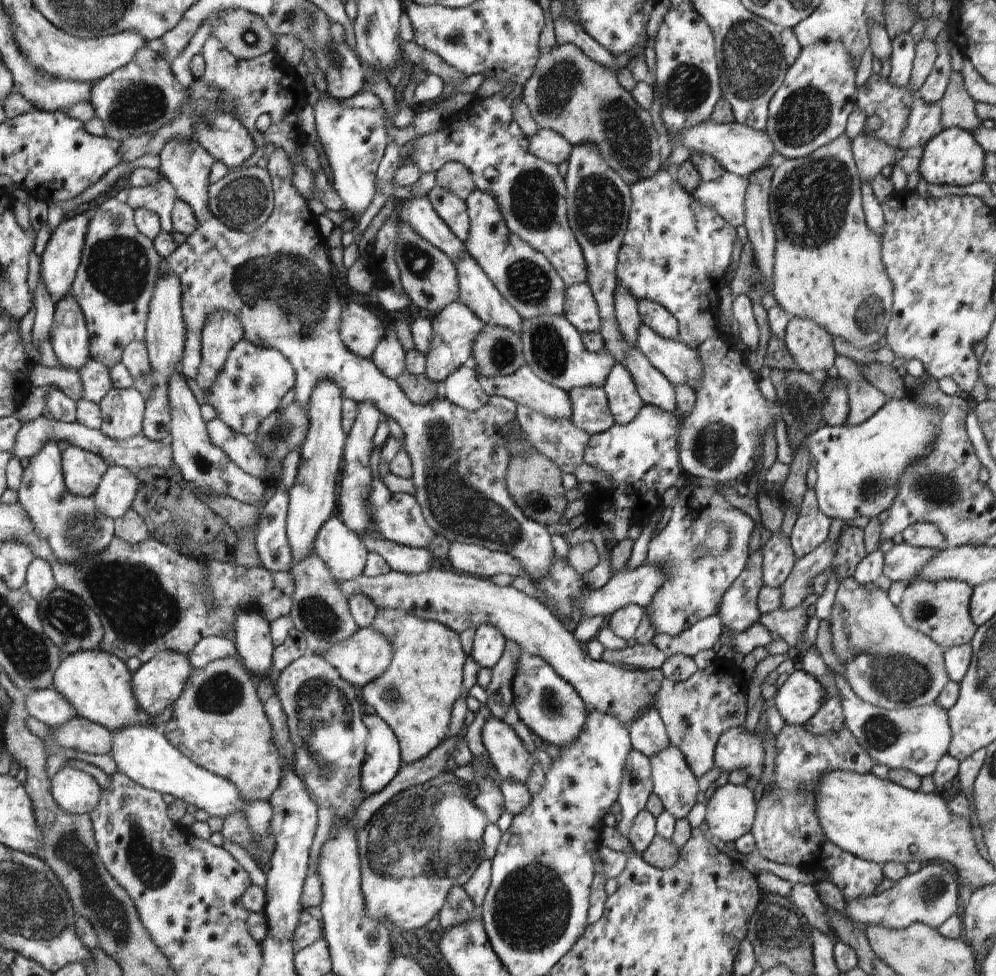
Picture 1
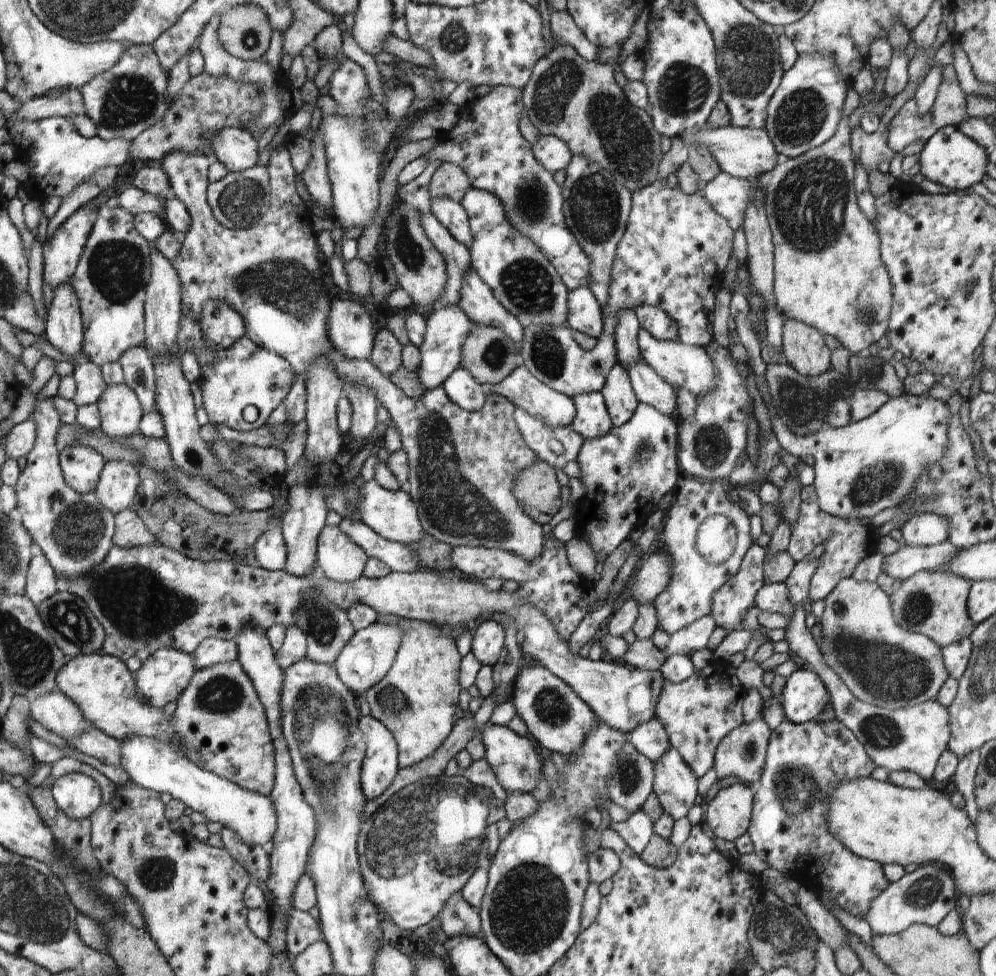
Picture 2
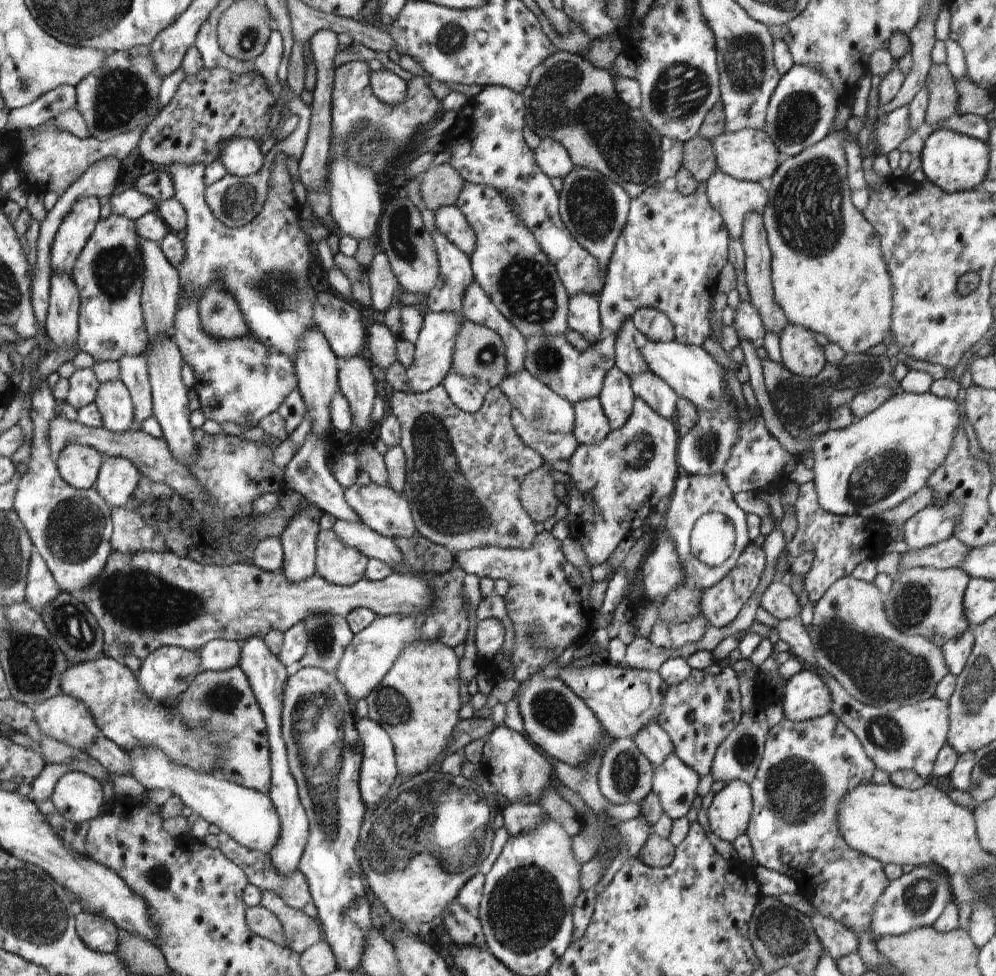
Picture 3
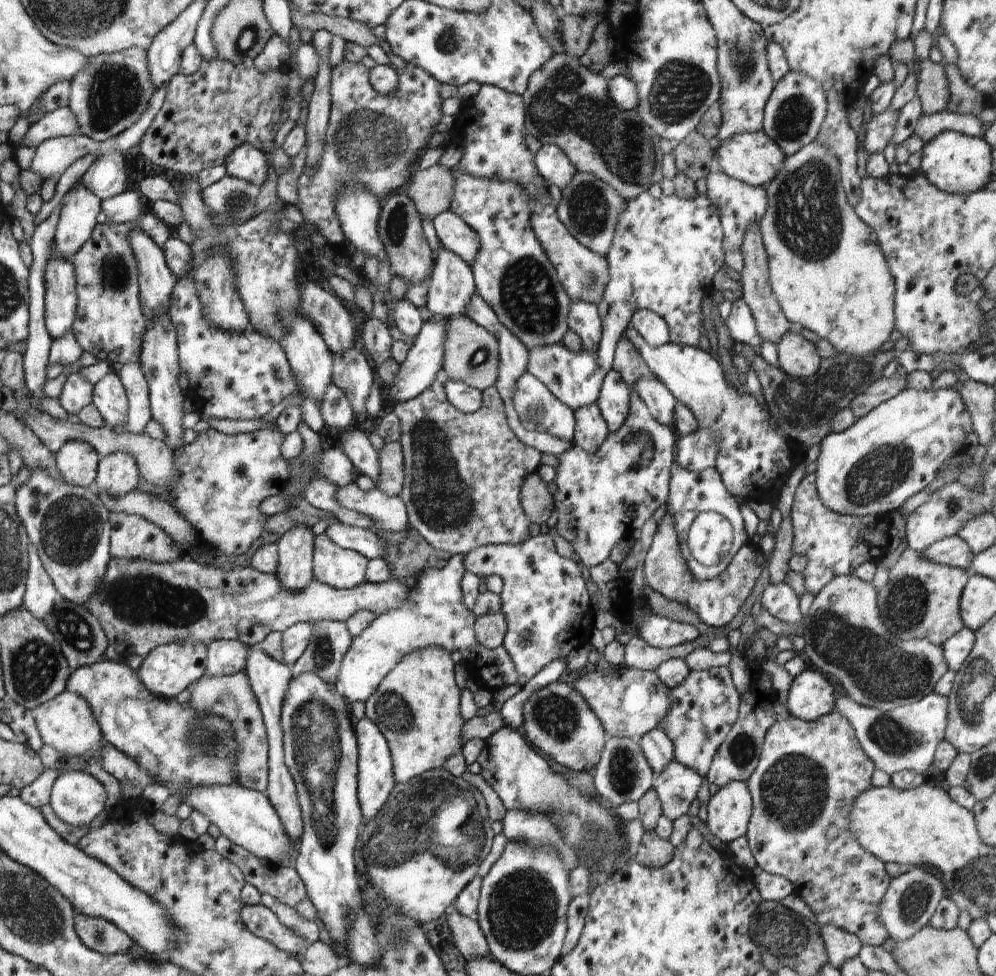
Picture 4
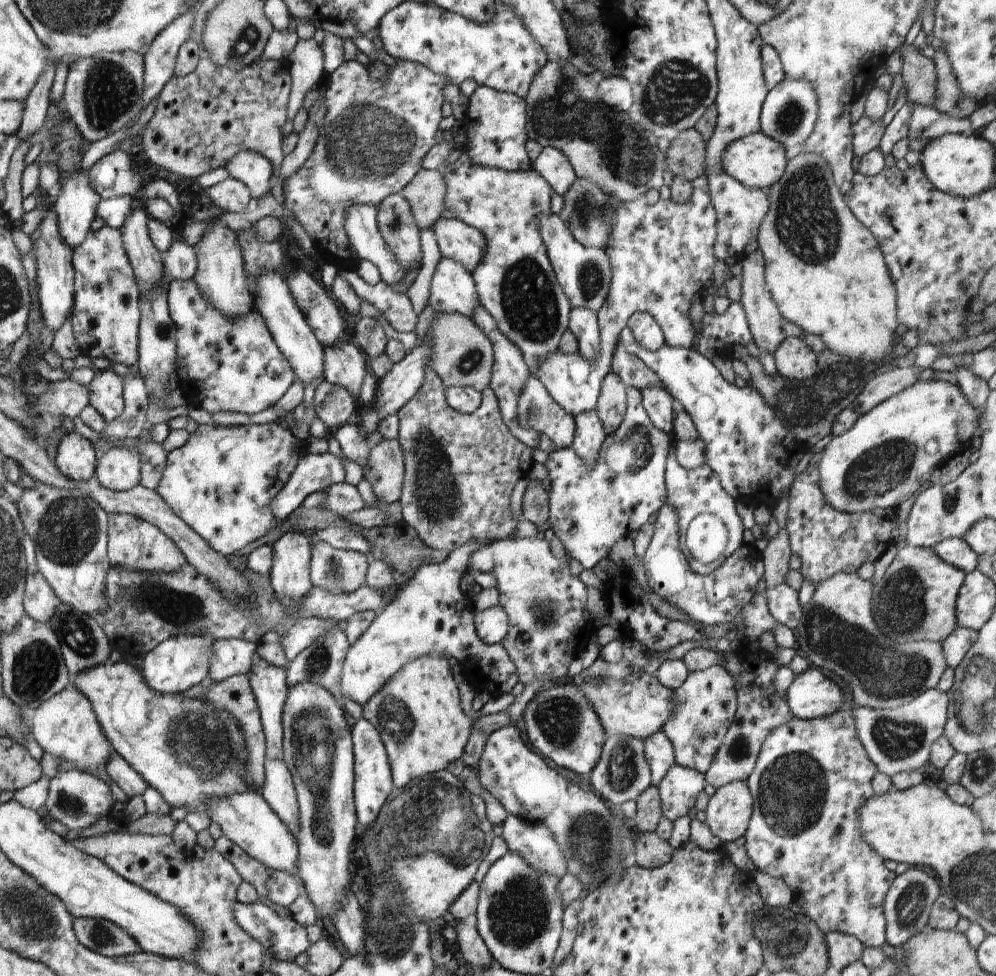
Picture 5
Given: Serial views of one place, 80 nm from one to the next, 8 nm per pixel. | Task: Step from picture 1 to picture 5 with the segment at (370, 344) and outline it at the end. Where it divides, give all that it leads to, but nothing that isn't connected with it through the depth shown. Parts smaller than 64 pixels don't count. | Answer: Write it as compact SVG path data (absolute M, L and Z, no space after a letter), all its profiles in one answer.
M302 267L287 278L291 295L303 311L312 332L324 348L334 346L342 338L342 316L336 302L326 294L326 290L312 280L312 276Z

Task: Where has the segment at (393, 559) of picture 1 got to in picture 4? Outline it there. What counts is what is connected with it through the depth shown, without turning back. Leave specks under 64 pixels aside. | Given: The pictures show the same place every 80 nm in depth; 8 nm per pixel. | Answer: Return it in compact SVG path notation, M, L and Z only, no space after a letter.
M336 521L328 525L325 533L343 549L356 551L367 559L383 558L383 543L373 529L353 527Z

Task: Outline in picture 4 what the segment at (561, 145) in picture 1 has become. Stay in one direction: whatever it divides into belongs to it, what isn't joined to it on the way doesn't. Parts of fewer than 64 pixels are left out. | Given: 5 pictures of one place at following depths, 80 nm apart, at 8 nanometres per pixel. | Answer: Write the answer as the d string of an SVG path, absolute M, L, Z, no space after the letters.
M542 145L540 147L540 150L534 155L535 164L539 169L540 176L542 176L546 184L554 184L554 186L558 186L558 188L560 188L560 190L562 191L563 188L566 188L568 186L568 183L570 183L574 178L577 168L568 158L563 149L561 149L558 145Z

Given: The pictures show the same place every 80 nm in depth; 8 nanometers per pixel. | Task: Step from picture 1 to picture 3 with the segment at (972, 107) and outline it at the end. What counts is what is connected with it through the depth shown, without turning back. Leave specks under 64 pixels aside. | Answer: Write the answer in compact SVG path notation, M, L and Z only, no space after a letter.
M932 63L925 86L930 94L925 118L928 126L934 128L938 122L950 118L952 114L958 114L960 94L958 94L955 79L950 74L946 63Z

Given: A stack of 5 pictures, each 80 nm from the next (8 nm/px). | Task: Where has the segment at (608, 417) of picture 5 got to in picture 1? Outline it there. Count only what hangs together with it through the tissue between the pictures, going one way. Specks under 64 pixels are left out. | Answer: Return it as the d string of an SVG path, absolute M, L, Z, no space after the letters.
M616 363L604 384L615 423L626 425L636 419L644 406L632 374L622 364Z

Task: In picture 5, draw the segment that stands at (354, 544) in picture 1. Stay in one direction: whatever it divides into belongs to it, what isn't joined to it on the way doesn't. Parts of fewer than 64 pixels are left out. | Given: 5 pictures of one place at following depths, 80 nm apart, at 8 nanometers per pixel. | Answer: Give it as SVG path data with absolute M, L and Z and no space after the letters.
M314 541L311 583L332 594L350 594L365 584L368 554Z

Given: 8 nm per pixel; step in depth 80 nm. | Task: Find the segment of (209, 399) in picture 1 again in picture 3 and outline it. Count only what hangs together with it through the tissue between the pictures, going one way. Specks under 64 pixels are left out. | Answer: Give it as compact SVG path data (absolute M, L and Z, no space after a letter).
M181 294L179 311L174 323L173 339L184 356L184 363L192 366L196 390L204 417L219 425L223 422L249 427L279 411L284 400L296 389L294 363L274 348L268 348L252 335L234 340L210 338L201 326L198 300Z

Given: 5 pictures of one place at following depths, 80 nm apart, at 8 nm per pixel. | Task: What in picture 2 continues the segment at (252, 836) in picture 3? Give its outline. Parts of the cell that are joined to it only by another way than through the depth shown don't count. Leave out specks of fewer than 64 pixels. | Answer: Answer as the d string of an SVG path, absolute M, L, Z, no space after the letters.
M132 736L119 743L122 745L122 759L119 766L136 785L158 792L160 795L166 792L172 799L182 800L186 807L206 816L208 821L218 822L226 828L234 828L240 840L249 846L270 848L271 841L278 831L278 814L269 796L248 792L230 780L200 768L184 754L173 750L170 744L158 738Z

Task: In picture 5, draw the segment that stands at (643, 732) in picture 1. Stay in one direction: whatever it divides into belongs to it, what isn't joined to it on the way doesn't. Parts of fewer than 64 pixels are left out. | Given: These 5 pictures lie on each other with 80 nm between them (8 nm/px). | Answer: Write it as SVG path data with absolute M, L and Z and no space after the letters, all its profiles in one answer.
M663 732L644 739L643 745L651 772L651 784L656 787L668 775L670 768L676 764L674 745Z

